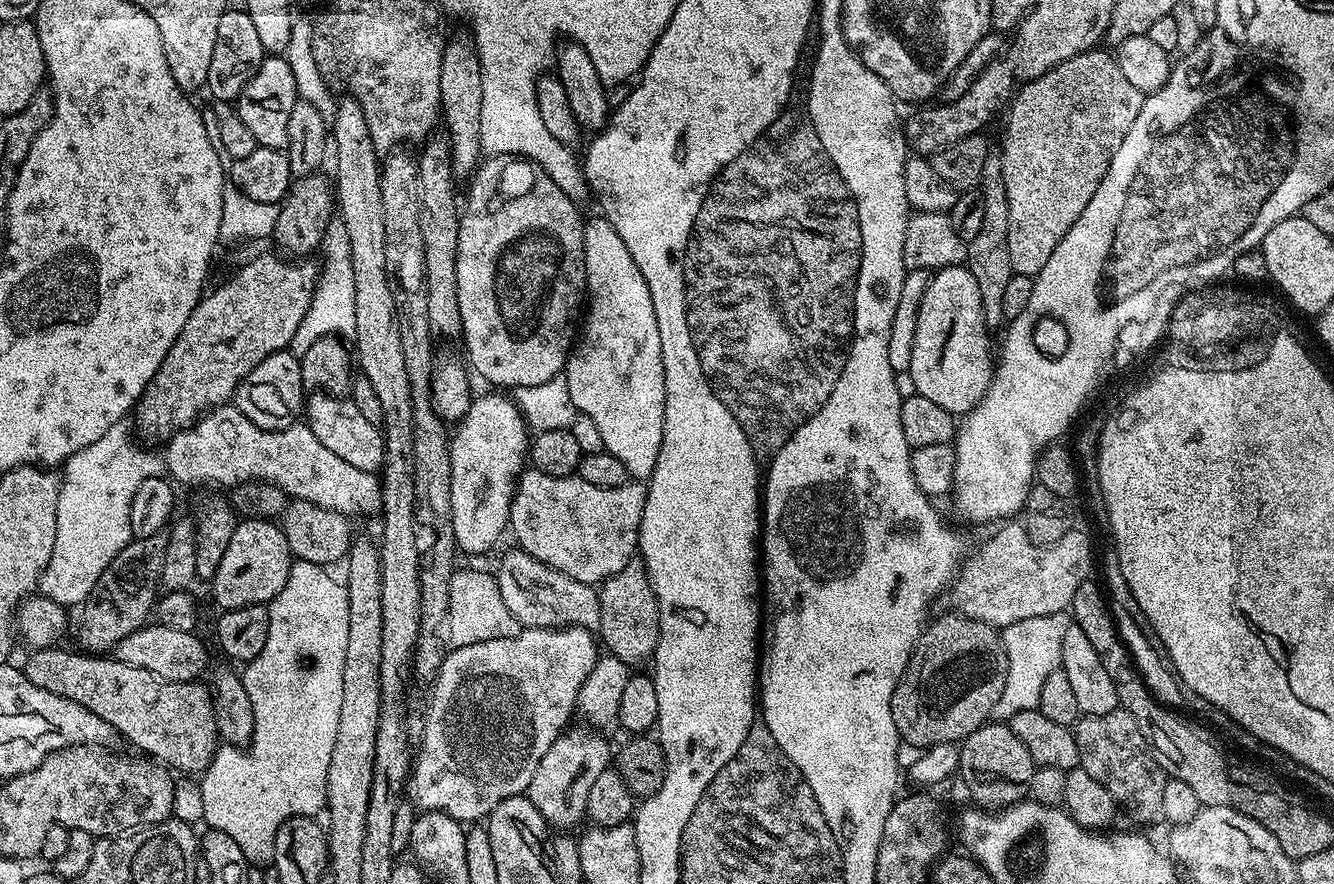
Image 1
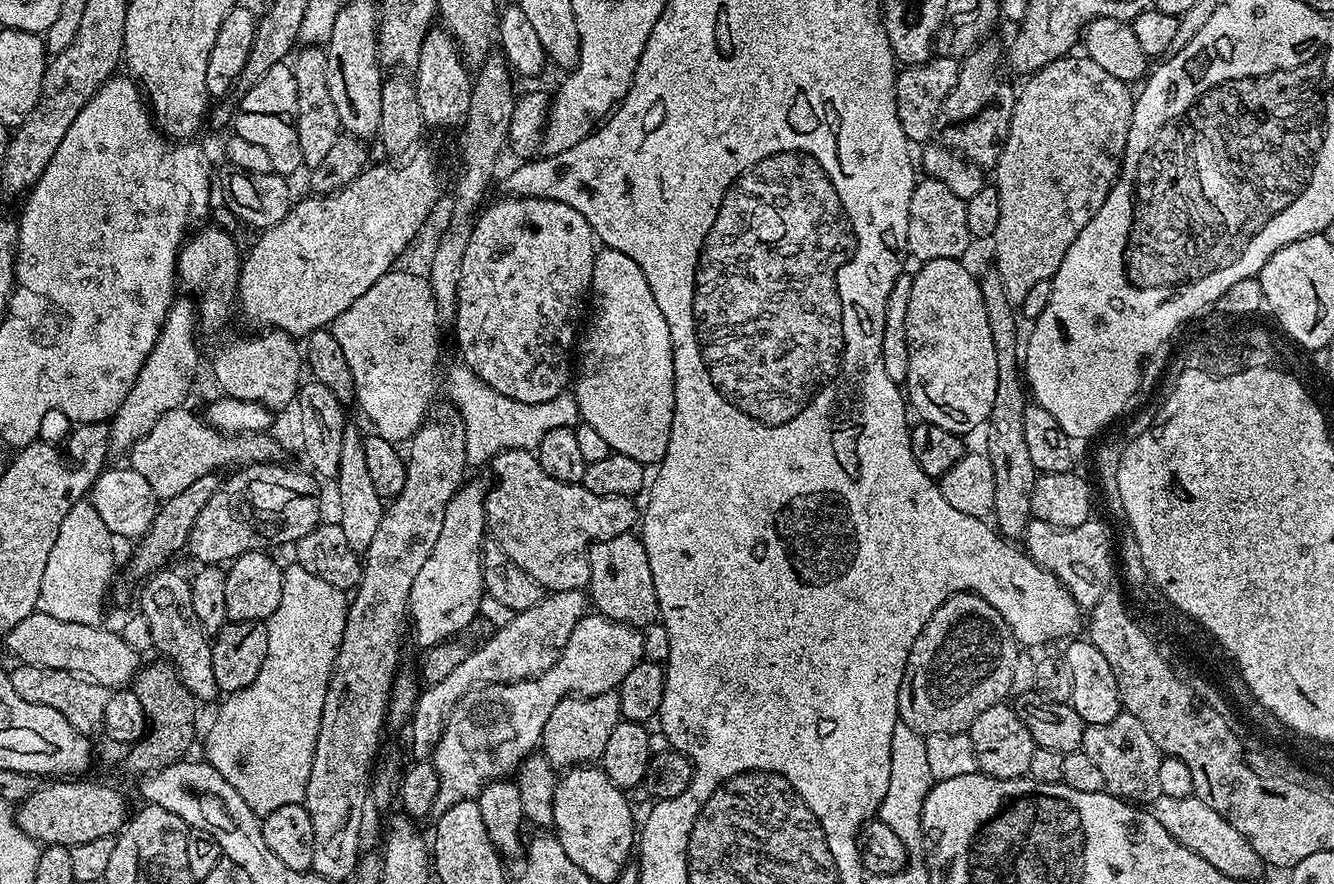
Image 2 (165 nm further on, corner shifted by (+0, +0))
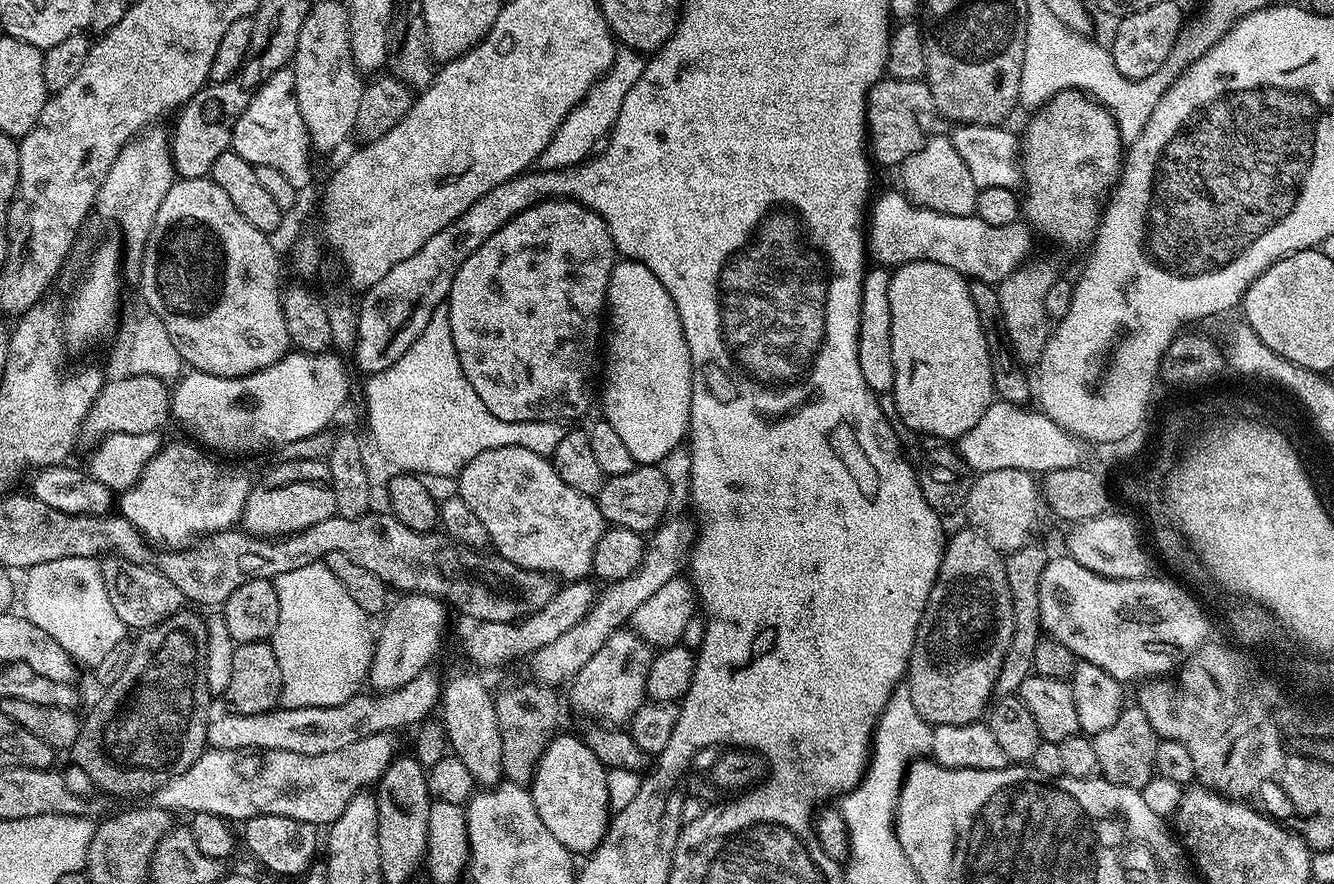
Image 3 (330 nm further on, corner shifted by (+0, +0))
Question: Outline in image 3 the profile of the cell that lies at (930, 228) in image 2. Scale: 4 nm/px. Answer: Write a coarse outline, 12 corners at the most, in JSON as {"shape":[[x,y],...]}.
{"shape":[[947,135],[899,165],[912,203],[971,216],[978,191]]}

